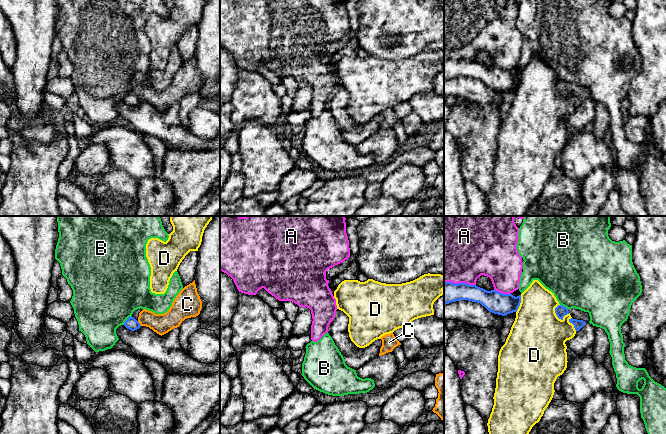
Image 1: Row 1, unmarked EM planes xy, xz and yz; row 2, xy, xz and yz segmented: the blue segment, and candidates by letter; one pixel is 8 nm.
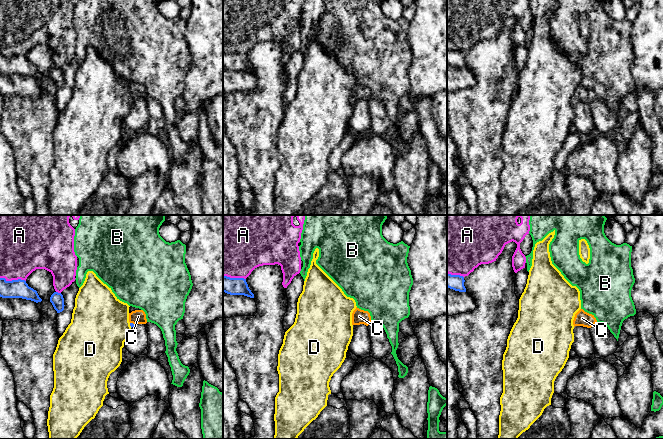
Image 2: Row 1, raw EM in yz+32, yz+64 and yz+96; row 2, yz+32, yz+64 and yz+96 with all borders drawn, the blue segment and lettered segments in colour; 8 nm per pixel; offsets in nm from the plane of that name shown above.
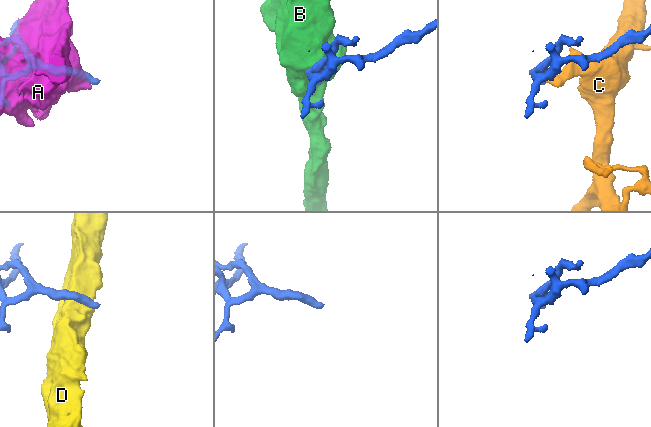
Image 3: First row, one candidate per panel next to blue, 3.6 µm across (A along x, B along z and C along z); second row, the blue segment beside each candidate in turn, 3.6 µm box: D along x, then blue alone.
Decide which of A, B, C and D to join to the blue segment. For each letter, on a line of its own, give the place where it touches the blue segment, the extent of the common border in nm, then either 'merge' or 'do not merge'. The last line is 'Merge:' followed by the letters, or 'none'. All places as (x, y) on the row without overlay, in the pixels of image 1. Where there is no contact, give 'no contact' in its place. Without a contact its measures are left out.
A: contact yz (502, 69); length 140 nm; do not merge
B: contact xy (126, 96); length 100 nm; do not merge
C: contact xy (139, 99); length 50 nm; merge
D: contact yz (559, 94); length 140 nm; do not merge
Merge: C

